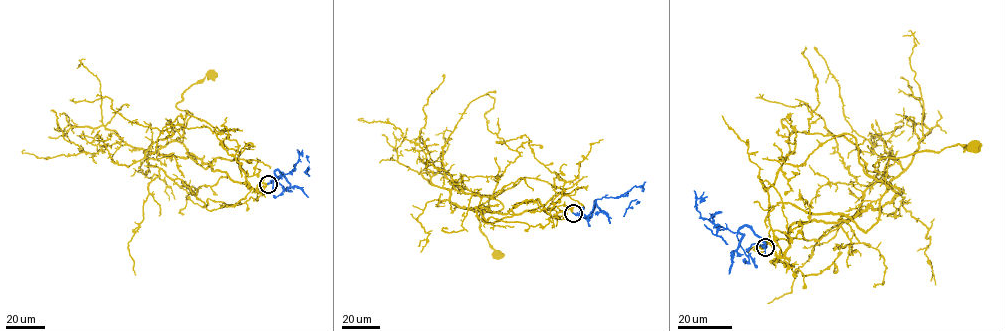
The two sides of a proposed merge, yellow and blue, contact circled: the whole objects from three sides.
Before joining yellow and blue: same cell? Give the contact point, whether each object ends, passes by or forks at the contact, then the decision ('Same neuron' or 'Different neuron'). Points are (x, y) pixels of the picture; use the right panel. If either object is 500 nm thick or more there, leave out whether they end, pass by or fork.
Place: (765, 247). At the ring yellow passes by. At the ring blue ends. Same neuron

